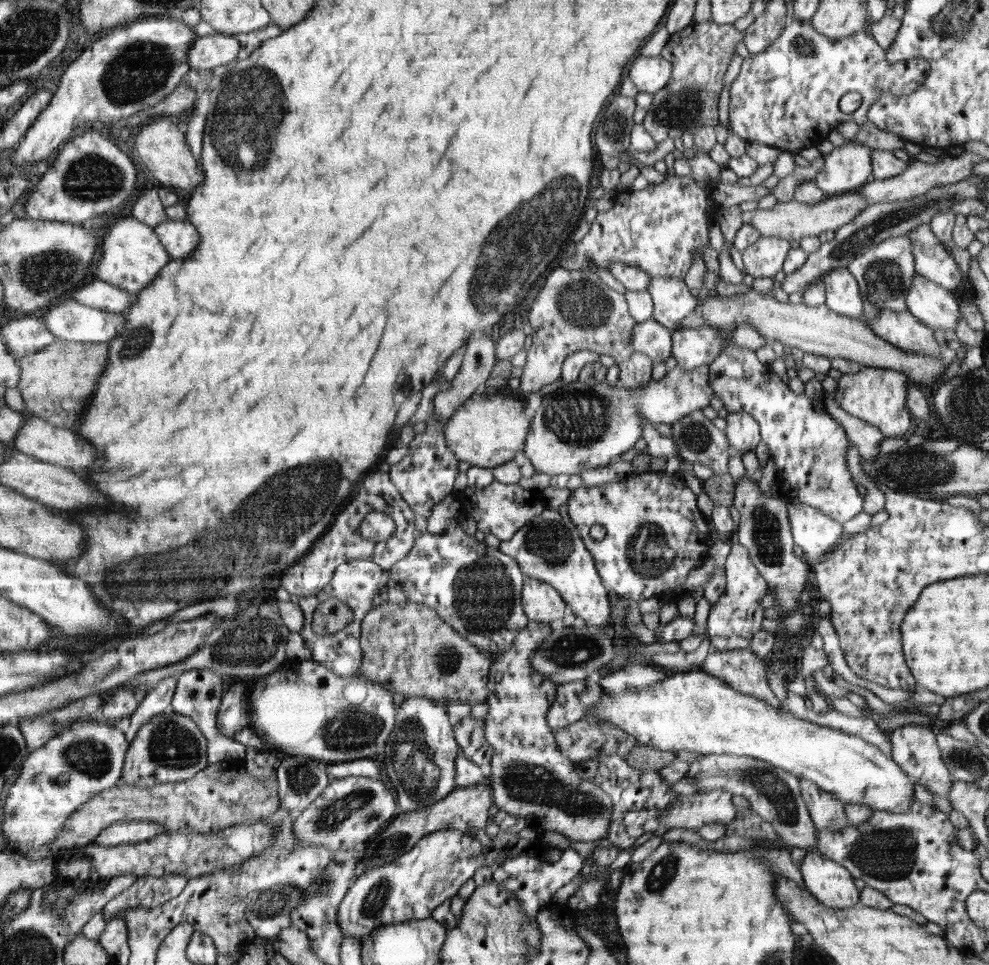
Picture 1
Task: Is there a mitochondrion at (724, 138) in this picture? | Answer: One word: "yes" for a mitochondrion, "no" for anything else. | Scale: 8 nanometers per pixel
no

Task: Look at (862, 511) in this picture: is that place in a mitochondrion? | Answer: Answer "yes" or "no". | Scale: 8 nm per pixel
no

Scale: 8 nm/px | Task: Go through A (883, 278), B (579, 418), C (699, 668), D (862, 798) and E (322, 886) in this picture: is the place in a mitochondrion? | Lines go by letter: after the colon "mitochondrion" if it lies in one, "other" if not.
A: mitochondrion
B: mitochondrion
C: other
D: other
E: mitochondrion

